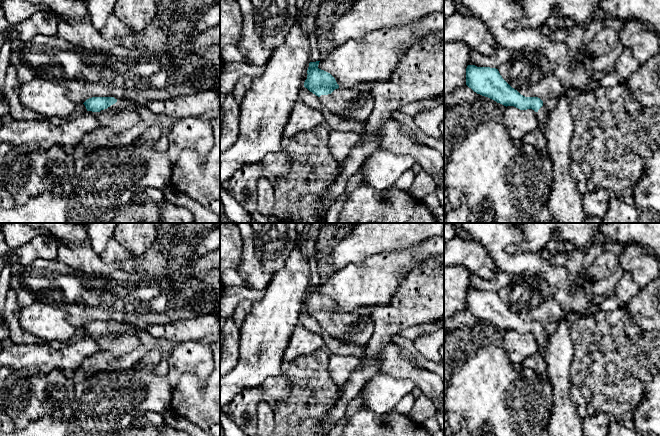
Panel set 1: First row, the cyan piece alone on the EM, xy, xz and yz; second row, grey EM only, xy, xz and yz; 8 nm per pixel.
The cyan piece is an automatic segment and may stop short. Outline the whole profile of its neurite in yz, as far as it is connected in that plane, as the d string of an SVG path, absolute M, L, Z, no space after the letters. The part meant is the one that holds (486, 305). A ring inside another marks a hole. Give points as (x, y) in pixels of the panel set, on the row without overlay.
M468 289L466 309L477 318L488 321L506 331L514 330L520 334L534 334L540 351L545 353L550 336L543 330L543 325L538 321L521 319L502 302L498 293Z

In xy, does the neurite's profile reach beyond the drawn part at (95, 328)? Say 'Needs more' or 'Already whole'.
Needs more

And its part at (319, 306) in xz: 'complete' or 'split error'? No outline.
split error

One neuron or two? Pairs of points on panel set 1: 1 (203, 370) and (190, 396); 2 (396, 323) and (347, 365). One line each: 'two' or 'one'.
1: two
2: two

